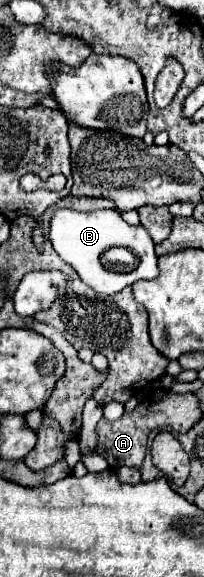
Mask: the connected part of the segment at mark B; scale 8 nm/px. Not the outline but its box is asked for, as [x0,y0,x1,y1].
[48,210,158,294]

